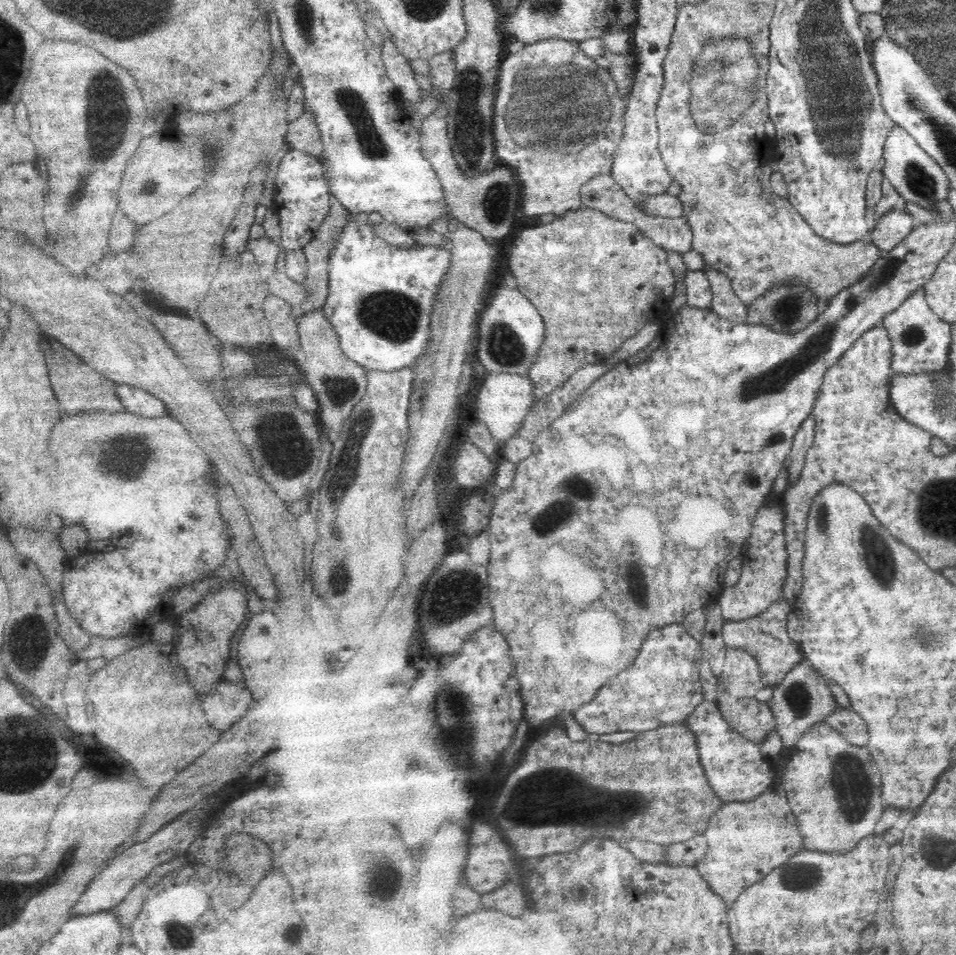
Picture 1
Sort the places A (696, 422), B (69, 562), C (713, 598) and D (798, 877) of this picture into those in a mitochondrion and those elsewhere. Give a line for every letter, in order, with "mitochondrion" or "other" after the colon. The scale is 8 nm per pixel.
A: other
B: other
C: other
D: mitochondrion

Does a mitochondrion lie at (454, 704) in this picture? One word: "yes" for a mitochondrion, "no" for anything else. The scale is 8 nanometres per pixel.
yes

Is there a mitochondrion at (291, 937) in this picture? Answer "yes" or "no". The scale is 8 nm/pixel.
yes

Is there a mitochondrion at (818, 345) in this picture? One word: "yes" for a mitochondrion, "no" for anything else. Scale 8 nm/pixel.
yes

